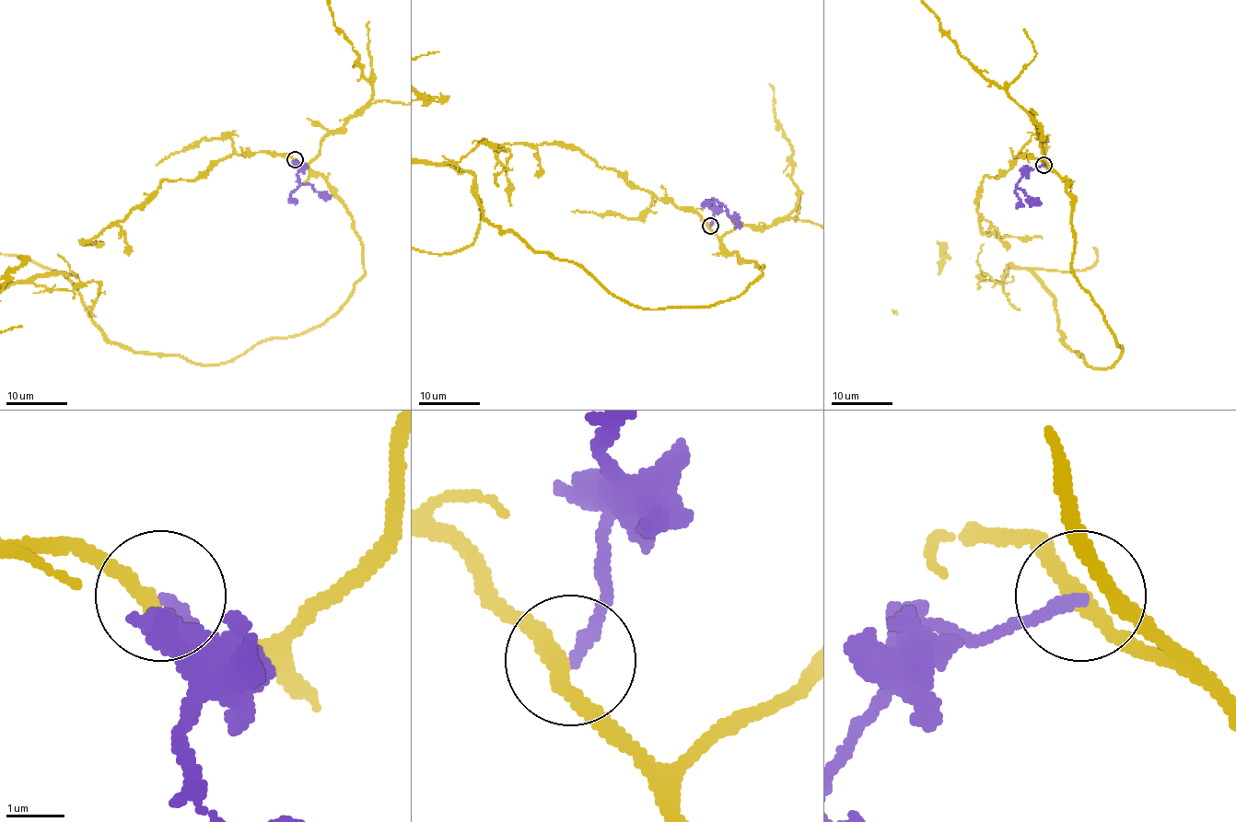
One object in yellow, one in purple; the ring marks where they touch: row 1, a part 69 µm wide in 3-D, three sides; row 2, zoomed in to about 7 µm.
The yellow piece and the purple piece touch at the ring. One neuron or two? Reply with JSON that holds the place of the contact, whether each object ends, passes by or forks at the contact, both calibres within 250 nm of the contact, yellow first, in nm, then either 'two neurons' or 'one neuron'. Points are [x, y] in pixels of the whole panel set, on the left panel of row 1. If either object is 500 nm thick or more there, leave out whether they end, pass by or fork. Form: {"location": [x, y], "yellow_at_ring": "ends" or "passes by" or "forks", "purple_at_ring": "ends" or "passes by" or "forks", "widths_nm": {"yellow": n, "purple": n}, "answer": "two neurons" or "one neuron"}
{"location": [295, 159], "yellow_at_ring": "passes by", "purple_at_ring": "ends", "widths_nm": {"yellow": 260, "purple": 200}, "answer": "two neurons"}

